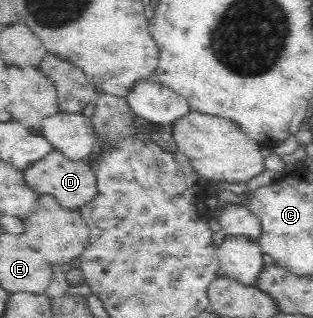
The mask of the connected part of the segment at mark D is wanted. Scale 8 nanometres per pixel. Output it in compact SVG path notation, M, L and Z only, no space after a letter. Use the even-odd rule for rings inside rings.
M52 150L46 157L22 170L25 182L39 194L54 196L62 207L79 209L96 195L96 177L85 160L72 161L61 151Z

